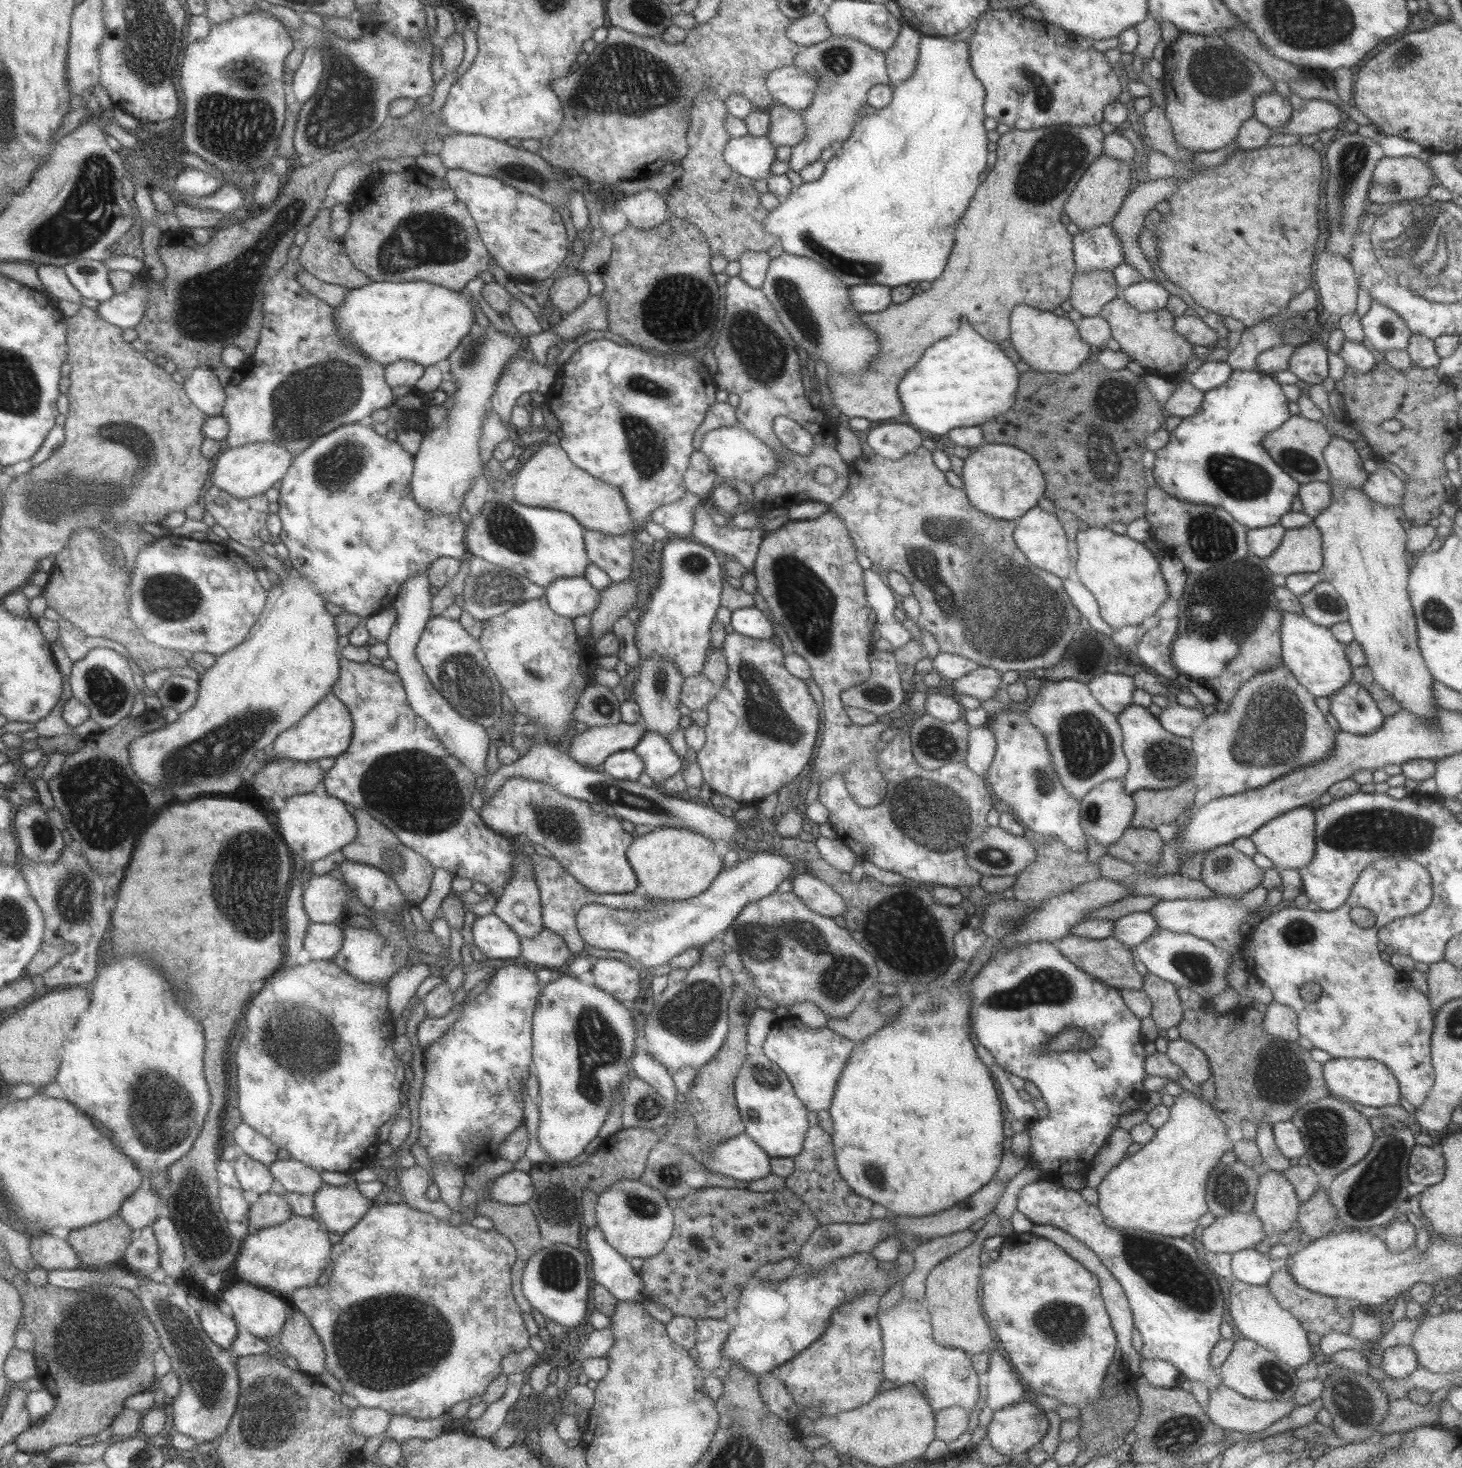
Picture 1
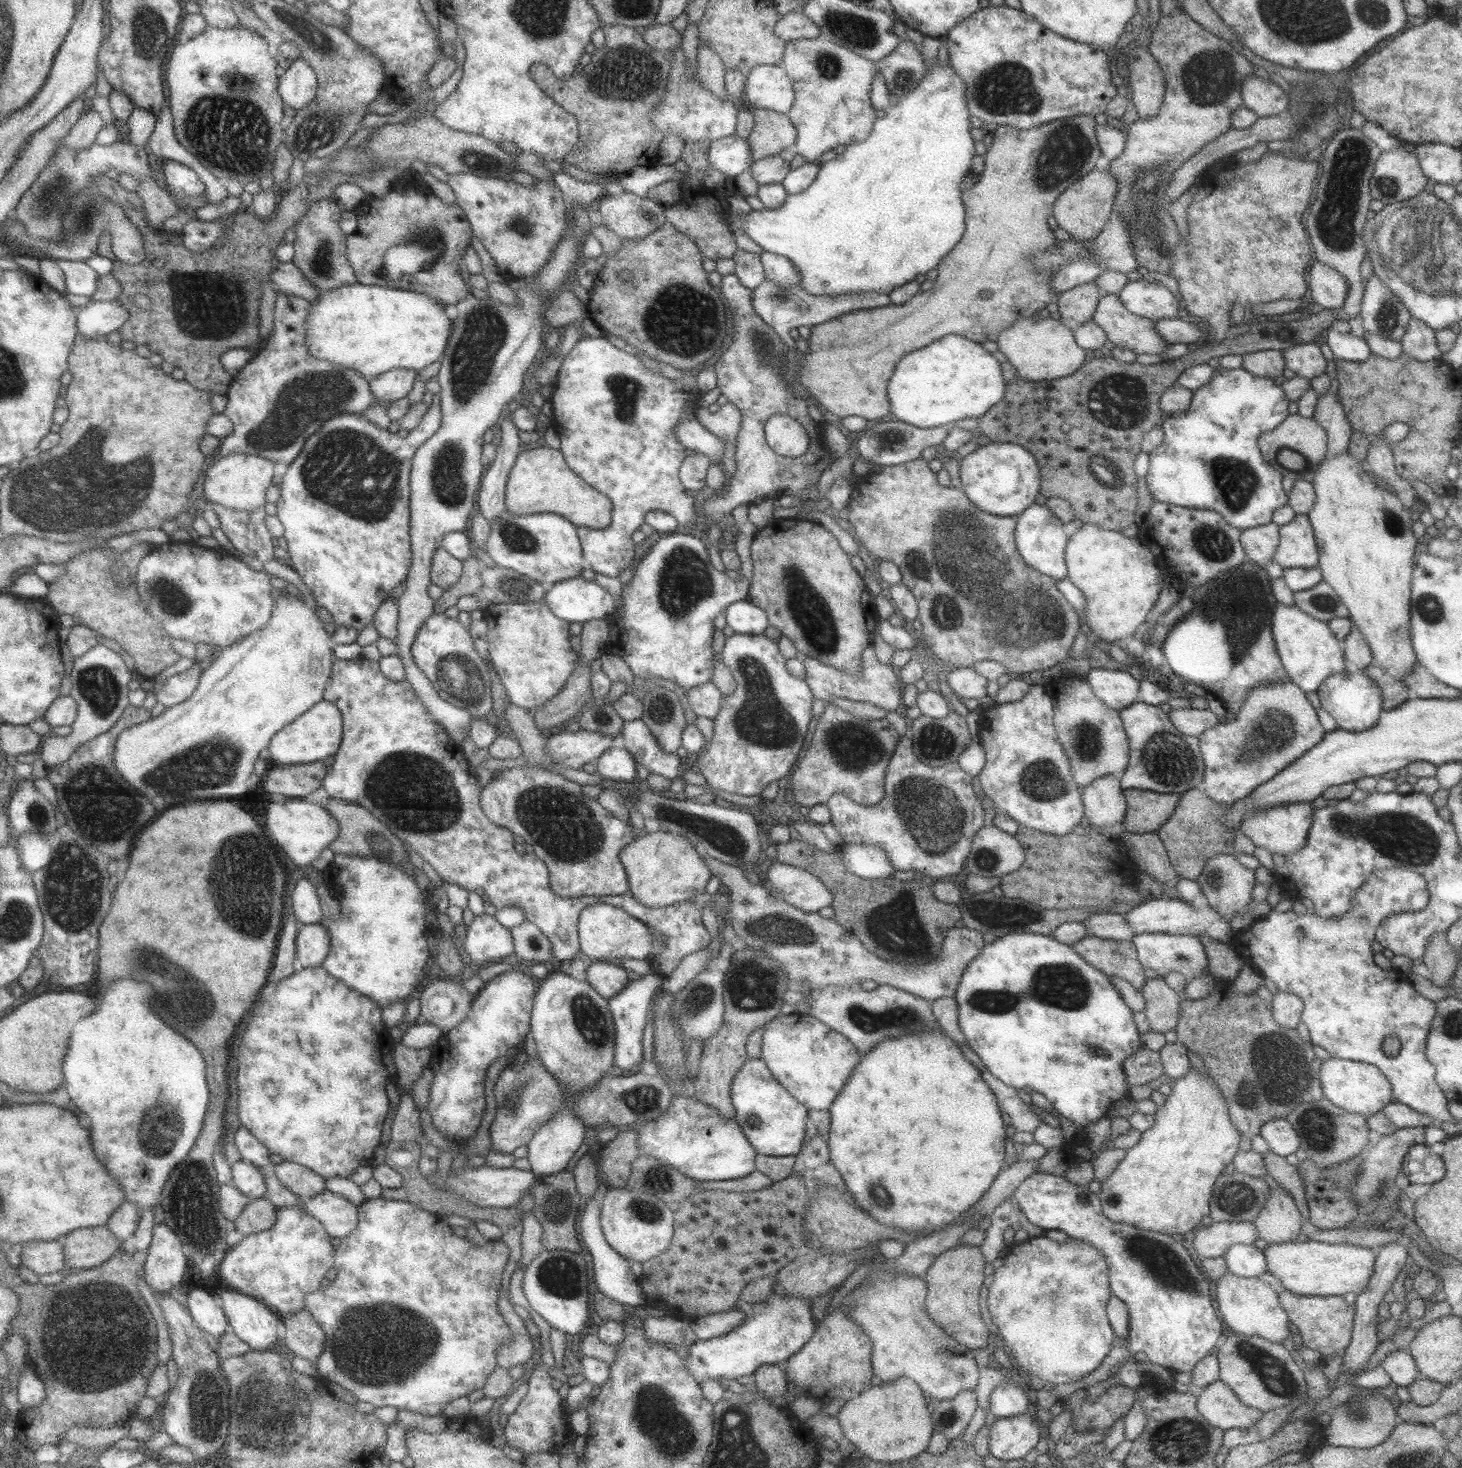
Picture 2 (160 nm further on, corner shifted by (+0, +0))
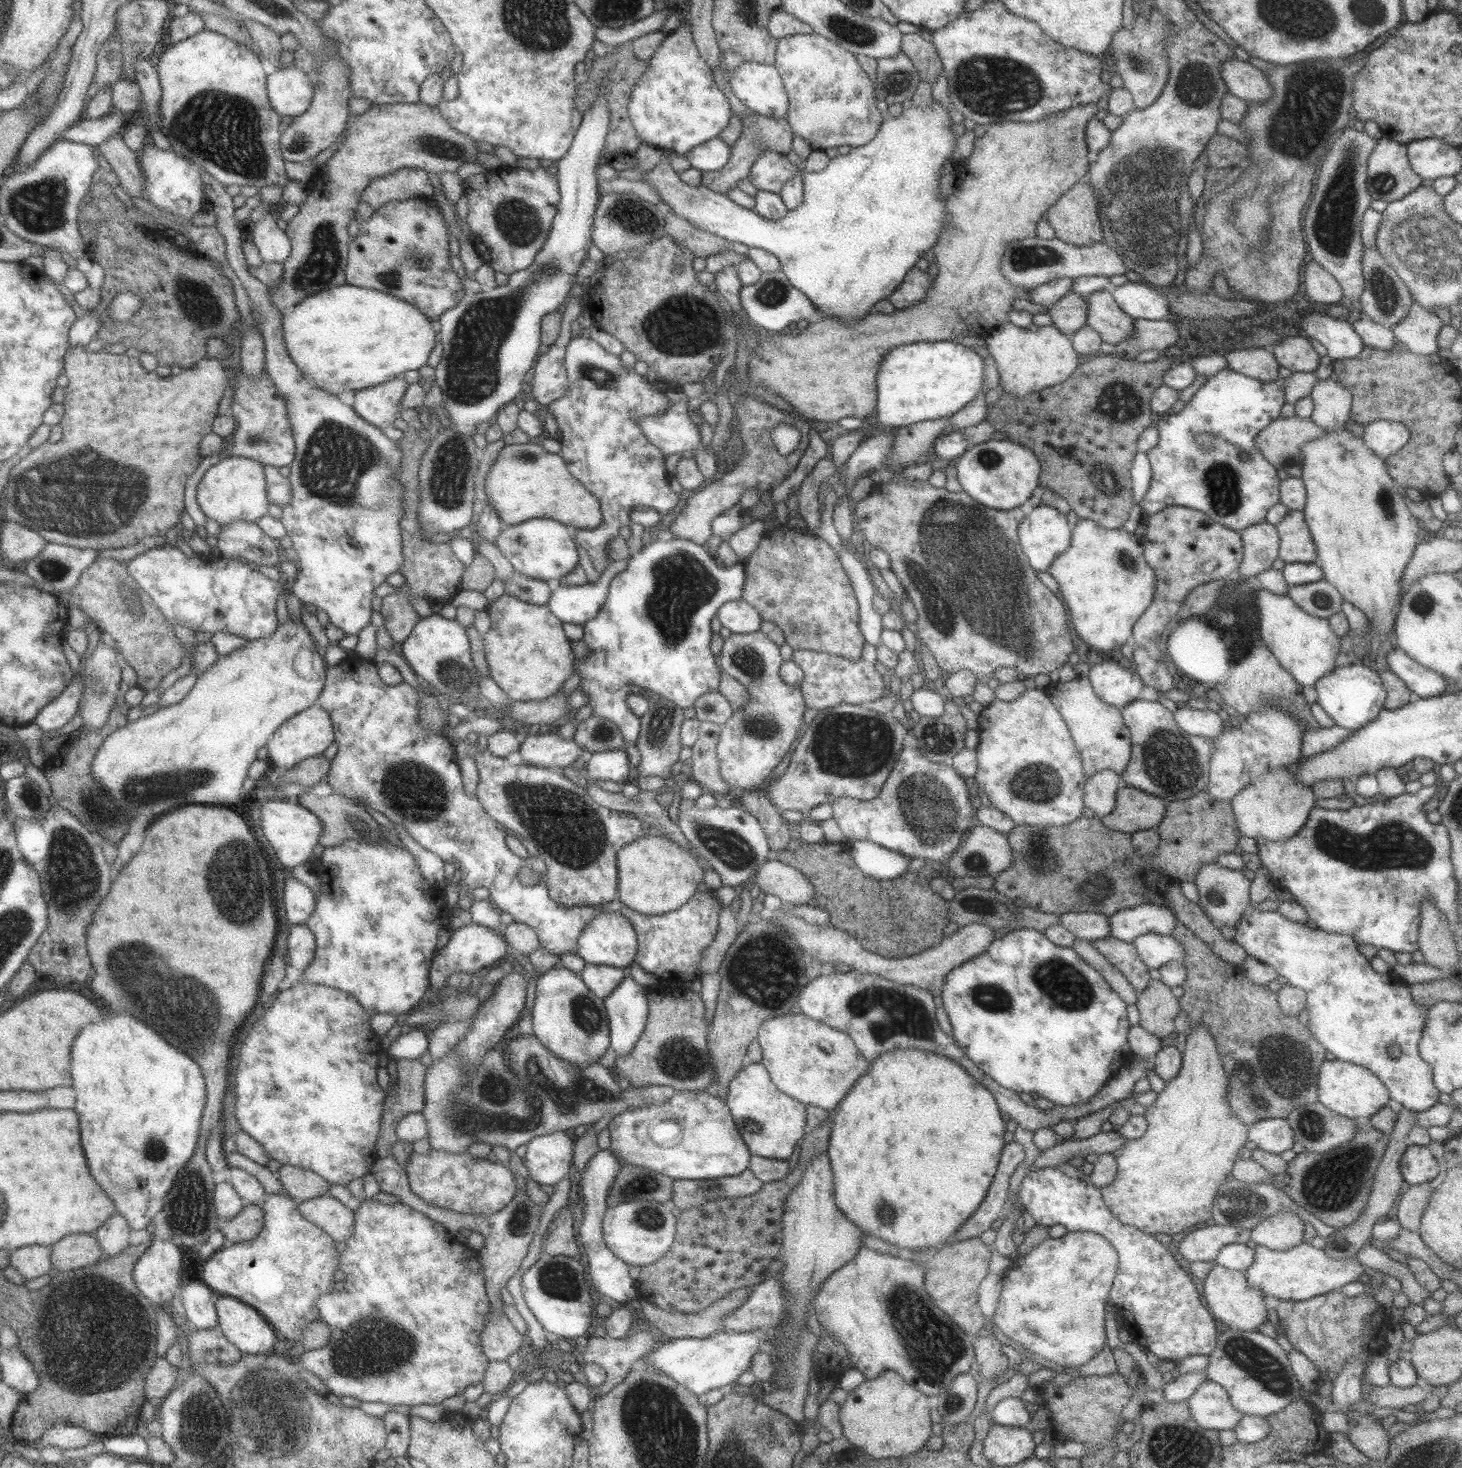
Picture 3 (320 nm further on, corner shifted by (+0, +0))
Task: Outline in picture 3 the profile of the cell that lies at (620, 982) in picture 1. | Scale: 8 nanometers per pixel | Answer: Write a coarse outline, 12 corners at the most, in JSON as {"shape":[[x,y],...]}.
{"shape":[[586,964],[580,976],[605,999],[626,978],[613,966]]}

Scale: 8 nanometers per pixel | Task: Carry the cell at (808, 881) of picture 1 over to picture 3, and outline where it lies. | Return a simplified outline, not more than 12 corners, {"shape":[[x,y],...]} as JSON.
{"shape":[[778,858],[755,876],[761,892],[783,904],[809,905],[813,883]]}

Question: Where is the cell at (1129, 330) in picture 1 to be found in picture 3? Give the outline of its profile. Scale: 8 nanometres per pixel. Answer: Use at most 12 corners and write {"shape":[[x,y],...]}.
{"shape":[[1111,289],[1087,298],[1087,325],[1115,346],[1132,338],[1135,321]]}

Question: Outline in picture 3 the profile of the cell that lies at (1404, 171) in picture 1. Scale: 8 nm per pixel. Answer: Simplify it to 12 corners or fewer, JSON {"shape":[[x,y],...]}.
{"shape":[[1384,136],[1367,162],[1373,200],[1400,200],[1425,182],[1407,145]]}

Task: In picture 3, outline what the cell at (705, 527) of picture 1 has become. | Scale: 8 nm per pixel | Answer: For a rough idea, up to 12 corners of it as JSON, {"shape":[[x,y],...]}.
{"shape":[[591,338],[567,346],[548,405],[559,455],[600,501],[572,529],[598,572],[630,509],[679,490],[637,425],[668,396]]}

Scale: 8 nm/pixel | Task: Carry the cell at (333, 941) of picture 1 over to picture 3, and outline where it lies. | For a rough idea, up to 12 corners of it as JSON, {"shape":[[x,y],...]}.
{"shape":[[308,924],[293,925],[289,936],[292,967],[306,972],[319,949]]}

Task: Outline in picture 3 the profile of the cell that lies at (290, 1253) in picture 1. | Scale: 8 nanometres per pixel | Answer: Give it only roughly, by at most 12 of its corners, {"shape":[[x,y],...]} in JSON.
{"shape":[[289,1194],[264,1232],[218,1247],[204,1281],[302,1342],[343,1253]]}

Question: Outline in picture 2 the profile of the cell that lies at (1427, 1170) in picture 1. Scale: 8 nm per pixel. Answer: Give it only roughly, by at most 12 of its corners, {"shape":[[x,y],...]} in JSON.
{"shape":[[1425,1144],[1410,1147],[1402,1172],[1410,1184],[1434,1185],[1443,1158]]}

